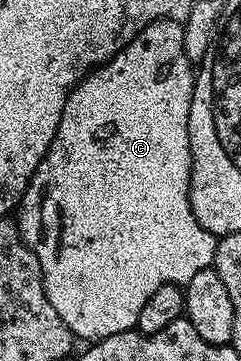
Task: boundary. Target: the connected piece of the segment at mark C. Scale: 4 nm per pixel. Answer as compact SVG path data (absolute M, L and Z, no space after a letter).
M153 20L131 44L124 46L111 60L106 61L105 64L83 76L82 79L79 80L78 85L72 89L69 98L64 102L64 110L60 114L60 122L58 123L56 134L50 143L50 149L44 154L40 166L32 174L30 184L26 187L26 192L22 195L21 201L16 209L16 223L18 229L24 238L24 242L32 250L32 254L36 254L36 258L40 262L42 281L44 282L44 290L46 291L48 302L52 302L52 307L56 310L56 314L60 314L60 318L64 318L64 326L68 326L70 333L79 341L86 340L85 342L97 342L108 338L112 334L131 331L131 329L137 325L138 319L140 318L140 306L144 306L144 302L148 302L148 298L152 298L152 294L156 294L156 290L160 290L160 286L164 286L165 284L184 286L194 275L200 274L200 270L204 270L213 265L219 237L213 236L208 230L204 230L200 226L200 222L196 222L196 218L192 214L192 206L190 205L190 167L192 166L192 158L190 157L190 139L188 138L188 114L192 106L195 75L196 72L192 67L192 62L184 50L184 30L182 29L182 24L176 20Z

